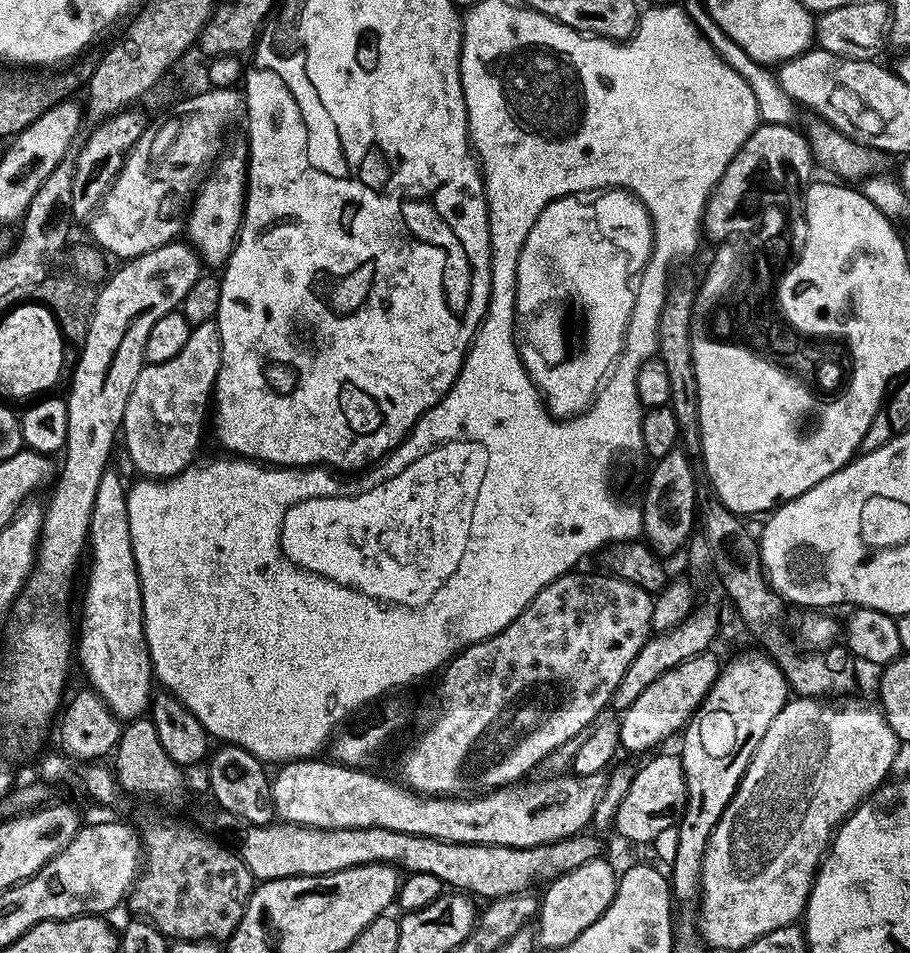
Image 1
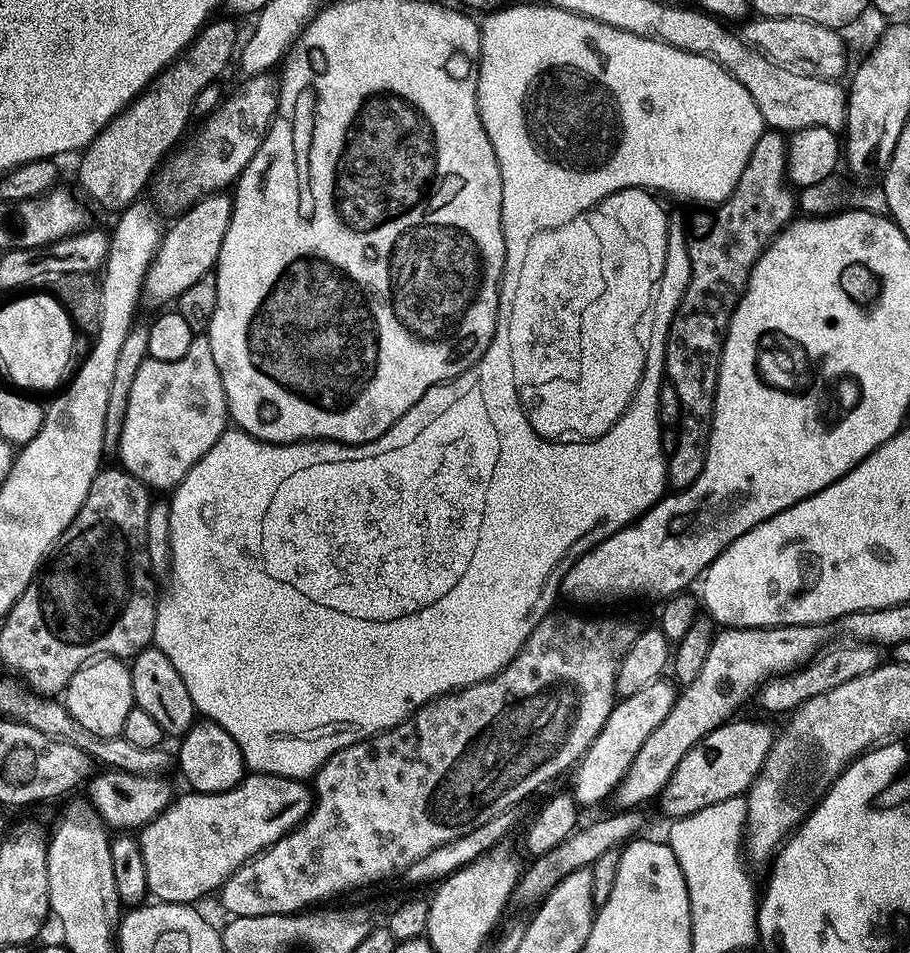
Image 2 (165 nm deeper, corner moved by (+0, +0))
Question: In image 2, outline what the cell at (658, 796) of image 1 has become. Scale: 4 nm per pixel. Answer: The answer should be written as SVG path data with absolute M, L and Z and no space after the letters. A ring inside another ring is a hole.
M733 718L727 724L710 730L710 734L703 736L689 750L686 758L682 758L682 762L678 762L674 774L668 779L658 797L658 805L660 804L661 810L668 815L668 818L689 816L698 810L702 810L702 806L714 806L714 802L726 802L726 798L744 796L748 789L751 788L756 780L756 776L760 773L762 766L766 762L766 754L770 754L770 750L772 749L774 728L772 732L771 726L763 724L760 720L740 719Z

